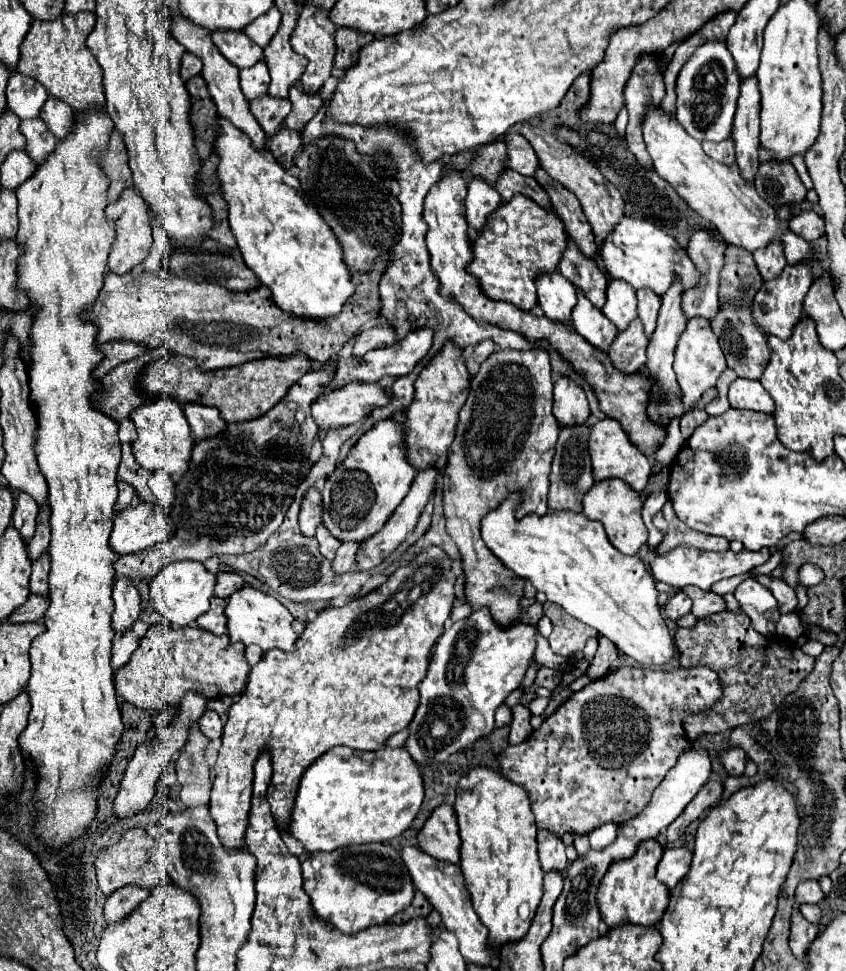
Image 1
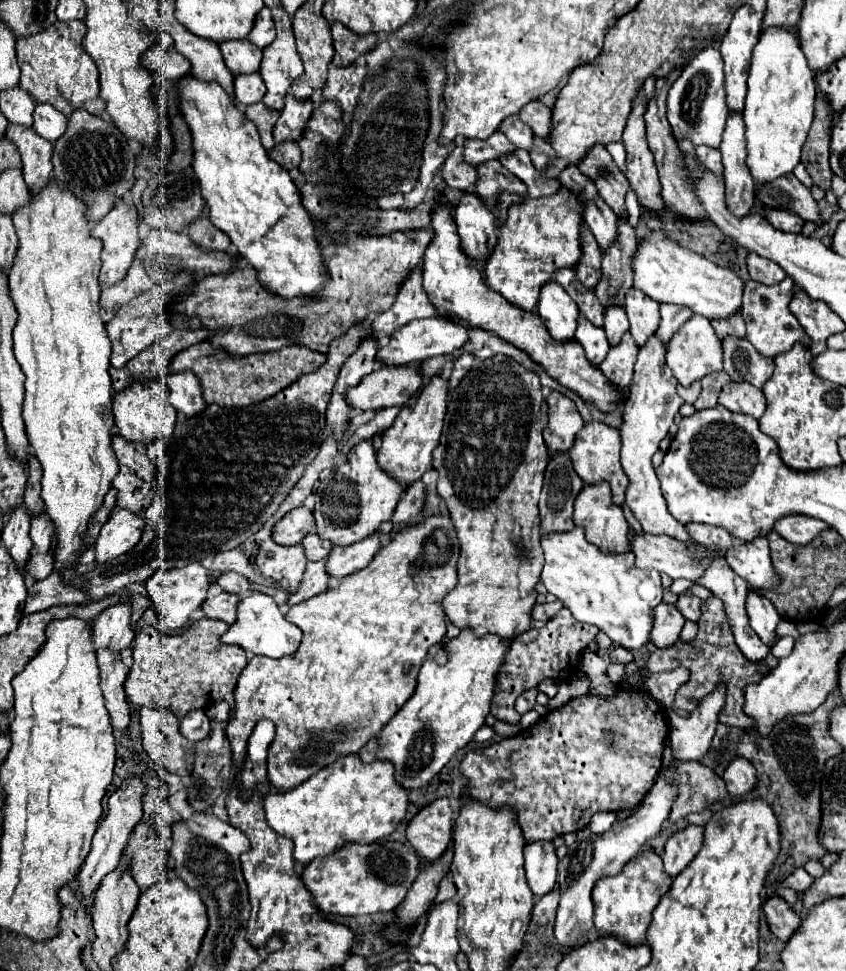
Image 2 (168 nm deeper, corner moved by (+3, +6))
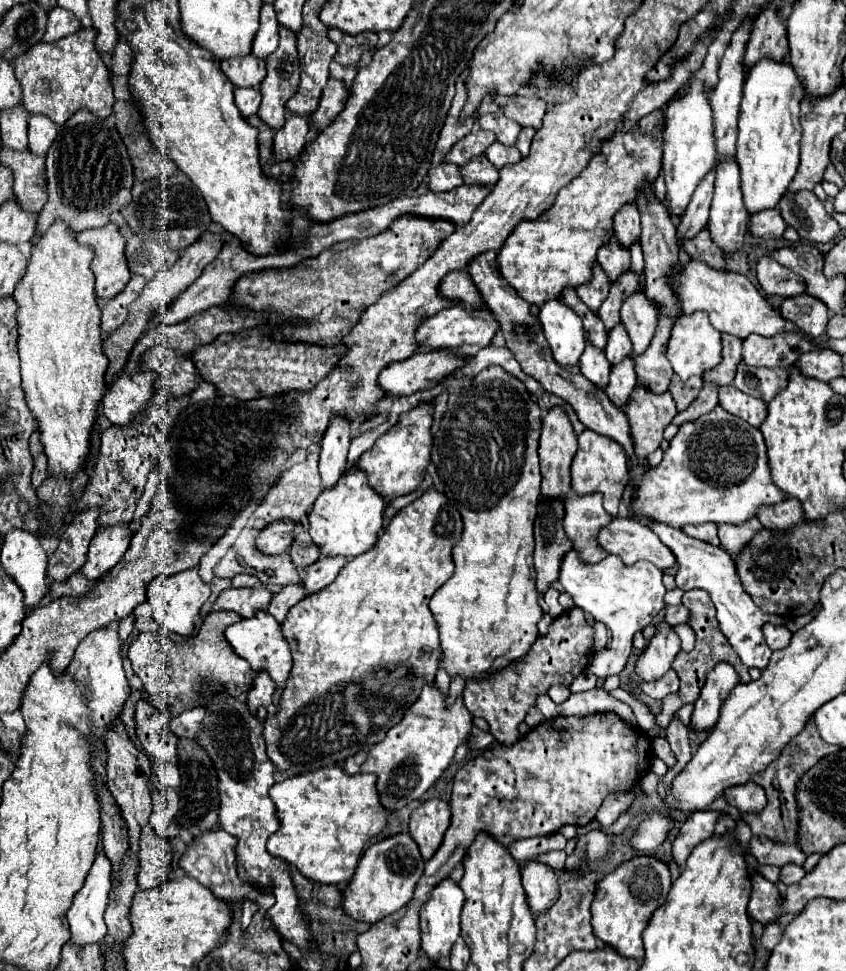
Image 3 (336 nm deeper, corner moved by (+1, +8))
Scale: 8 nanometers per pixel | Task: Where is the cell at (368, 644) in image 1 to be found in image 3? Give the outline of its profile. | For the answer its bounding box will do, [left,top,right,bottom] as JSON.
[246,488,462,776]

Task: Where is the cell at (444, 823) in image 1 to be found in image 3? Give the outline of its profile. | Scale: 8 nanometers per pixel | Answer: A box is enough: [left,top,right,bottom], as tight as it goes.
[410,800,450,860]

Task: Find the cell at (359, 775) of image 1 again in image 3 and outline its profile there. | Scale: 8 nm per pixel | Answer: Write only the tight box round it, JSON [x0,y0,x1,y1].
[268,766,388,884]

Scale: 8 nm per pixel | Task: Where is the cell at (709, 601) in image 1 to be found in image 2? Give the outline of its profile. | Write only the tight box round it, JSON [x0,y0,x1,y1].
[674,594,700,622]

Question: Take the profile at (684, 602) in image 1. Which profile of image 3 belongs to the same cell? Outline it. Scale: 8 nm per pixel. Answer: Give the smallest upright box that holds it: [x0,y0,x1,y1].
[636,620,680,682]

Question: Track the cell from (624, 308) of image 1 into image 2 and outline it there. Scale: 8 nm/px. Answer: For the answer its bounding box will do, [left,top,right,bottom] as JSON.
[604,306,628,346]

